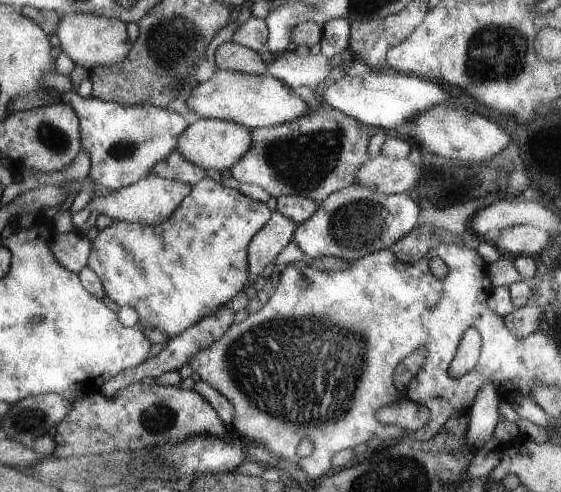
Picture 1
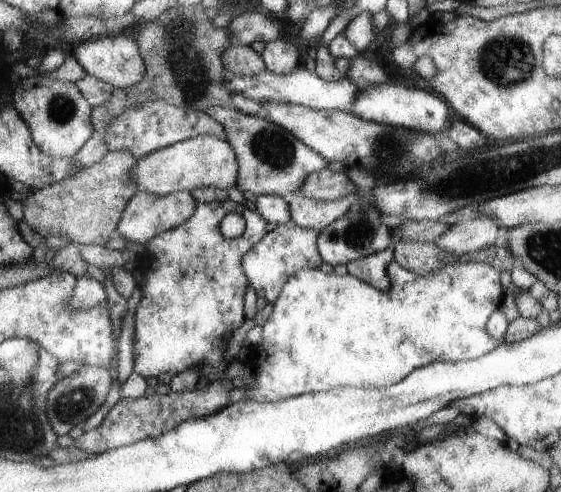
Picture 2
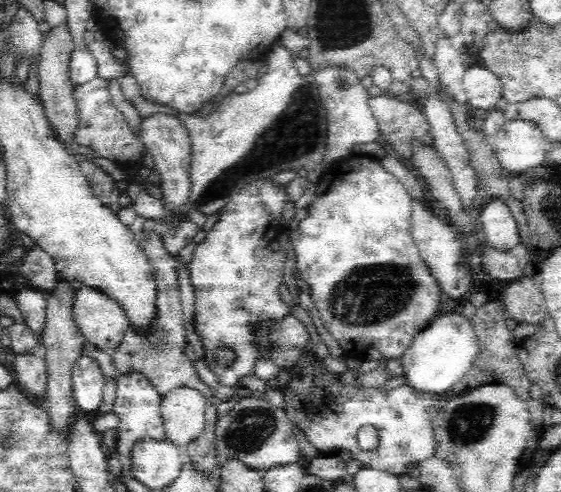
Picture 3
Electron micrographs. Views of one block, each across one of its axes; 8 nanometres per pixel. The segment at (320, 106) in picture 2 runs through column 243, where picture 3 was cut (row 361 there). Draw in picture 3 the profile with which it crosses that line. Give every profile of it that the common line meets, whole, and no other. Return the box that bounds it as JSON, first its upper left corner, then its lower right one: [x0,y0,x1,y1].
[72,354,104,416]

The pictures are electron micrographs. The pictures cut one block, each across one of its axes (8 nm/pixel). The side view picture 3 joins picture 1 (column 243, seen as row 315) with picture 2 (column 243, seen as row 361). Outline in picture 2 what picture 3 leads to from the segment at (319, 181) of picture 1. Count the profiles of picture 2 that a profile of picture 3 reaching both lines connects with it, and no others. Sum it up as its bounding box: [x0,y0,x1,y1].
[205,106,329,196]

